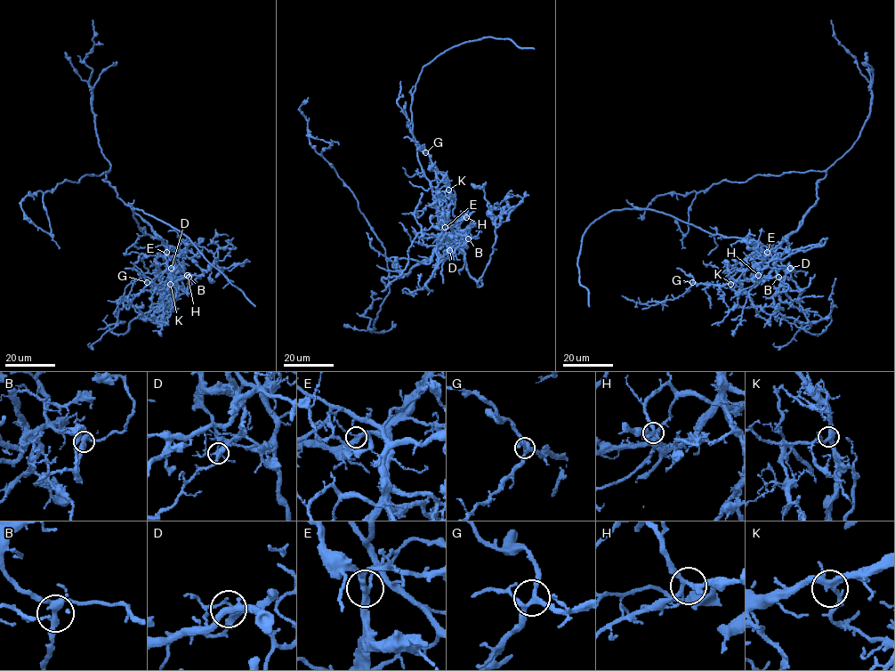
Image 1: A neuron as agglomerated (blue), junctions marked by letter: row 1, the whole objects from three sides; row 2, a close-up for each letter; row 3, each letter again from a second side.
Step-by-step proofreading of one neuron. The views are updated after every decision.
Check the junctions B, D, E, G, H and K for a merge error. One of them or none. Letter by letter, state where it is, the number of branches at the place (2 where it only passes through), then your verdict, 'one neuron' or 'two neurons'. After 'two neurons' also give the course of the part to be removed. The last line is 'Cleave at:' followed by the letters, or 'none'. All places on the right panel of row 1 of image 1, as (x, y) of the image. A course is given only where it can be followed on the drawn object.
B: at (778, 277); 4 branches meet; one neuron
D: at (790, 268); 3 branches meet; one neuron
E: at (767, 252); 4 branches meet; two neurons; foreign part runs (768, 252), (801, 225), (818, 198), (824, 171), (757, 174), (686, 195), (658, 195), (638, 218)
G: at (692, 282); 4 branches meet; one neuron
H: at (758, 275); 4 branches meet; one neuron
K: at (730, 284); 4 branches meet; one neuron
Cleave at: E

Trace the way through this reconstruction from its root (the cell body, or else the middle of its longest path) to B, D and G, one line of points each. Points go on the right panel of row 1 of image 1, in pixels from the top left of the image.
B: (778, 246), (774, 266), (778, 277)
D: (778, 246), (775, 262), (790, 268)
G: (778, 246), (774, 269), (764, 278), (722, 285), (692, 282)

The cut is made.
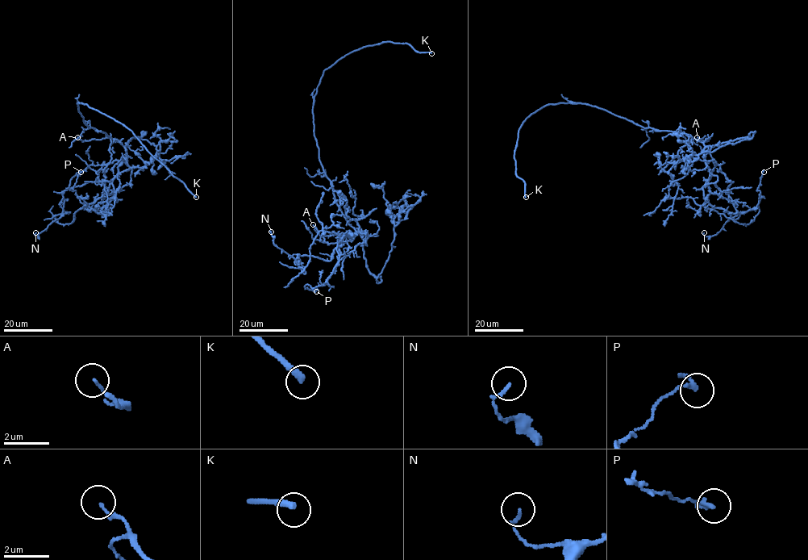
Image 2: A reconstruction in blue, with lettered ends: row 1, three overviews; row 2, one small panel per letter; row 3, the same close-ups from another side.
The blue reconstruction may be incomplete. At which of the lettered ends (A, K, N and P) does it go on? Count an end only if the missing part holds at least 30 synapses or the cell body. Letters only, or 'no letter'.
K

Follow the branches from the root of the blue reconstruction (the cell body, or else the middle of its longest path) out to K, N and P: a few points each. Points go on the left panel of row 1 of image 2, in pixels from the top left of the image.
K: (88, 127), (78, 111), (78, 103), (86, 104), (125, 125), (196, 197)
N: (88, 127), (118, 140), (126, 157), (104, 164), (94, 182), (65, 190), (63, 214), (38, 236), (35, 232)
P: (88, 127), (118, 140), (126, 152), (112, 182), (115, 195), (102, 213), (83, 204), (69, 187), (81, 172)

